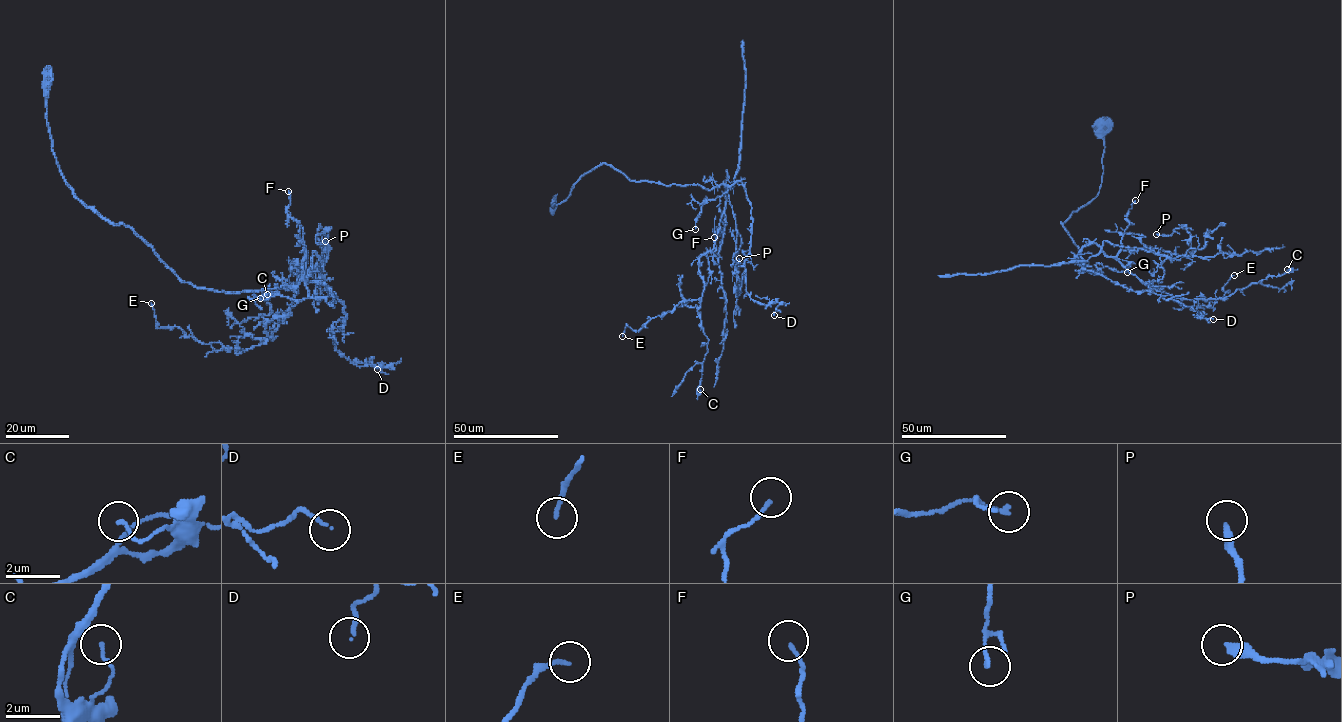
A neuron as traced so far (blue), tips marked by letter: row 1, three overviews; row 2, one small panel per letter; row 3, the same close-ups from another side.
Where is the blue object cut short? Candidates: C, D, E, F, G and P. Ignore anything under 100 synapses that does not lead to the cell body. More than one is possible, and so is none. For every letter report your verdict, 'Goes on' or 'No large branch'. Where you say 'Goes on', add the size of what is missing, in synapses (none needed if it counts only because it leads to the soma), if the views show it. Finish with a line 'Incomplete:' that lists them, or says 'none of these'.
C: No large branch
D: No large branch
E: No large branch
F: No large branch
G: No large branch
P: No large branch
Incomplete: none of these

